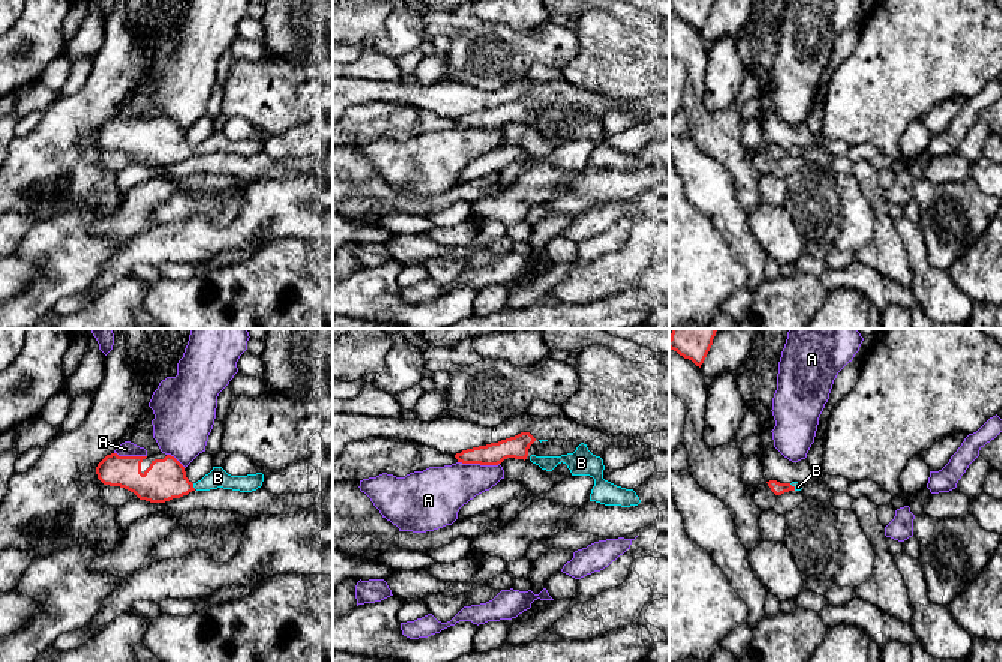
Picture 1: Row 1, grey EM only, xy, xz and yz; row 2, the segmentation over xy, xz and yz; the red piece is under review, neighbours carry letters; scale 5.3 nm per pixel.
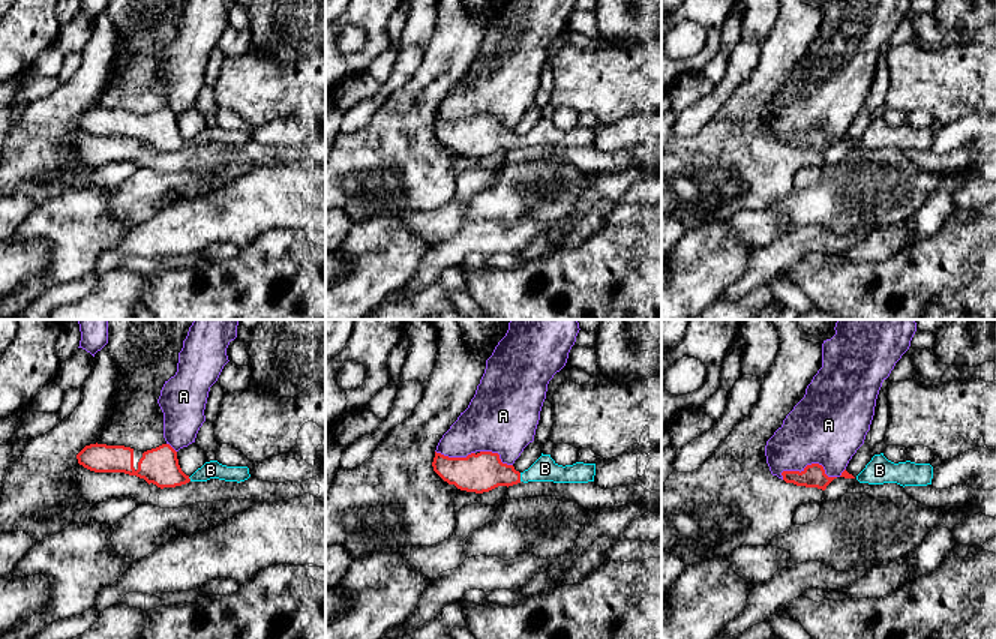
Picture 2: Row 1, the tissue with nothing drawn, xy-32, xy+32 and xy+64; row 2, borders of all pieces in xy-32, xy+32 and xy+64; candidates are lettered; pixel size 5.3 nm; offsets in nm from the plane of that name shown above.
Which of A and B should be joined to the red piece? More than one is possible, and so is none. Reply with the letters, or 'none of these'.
B

